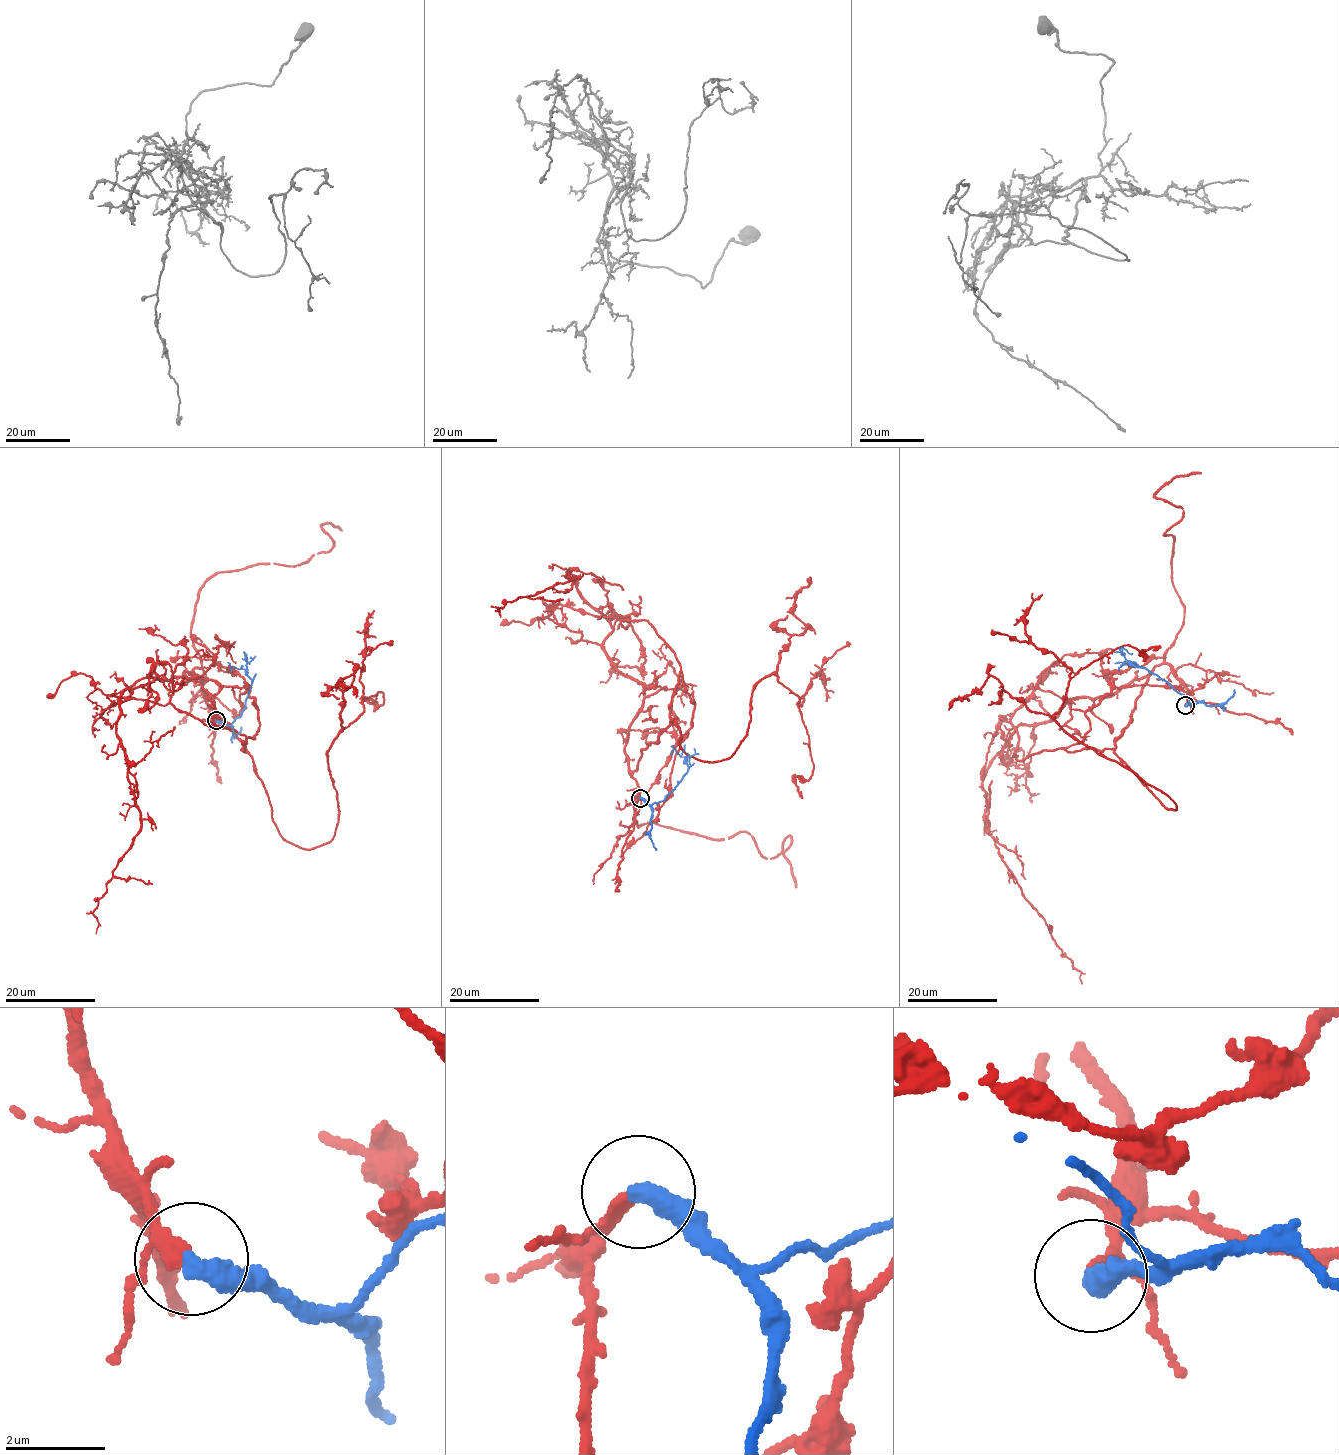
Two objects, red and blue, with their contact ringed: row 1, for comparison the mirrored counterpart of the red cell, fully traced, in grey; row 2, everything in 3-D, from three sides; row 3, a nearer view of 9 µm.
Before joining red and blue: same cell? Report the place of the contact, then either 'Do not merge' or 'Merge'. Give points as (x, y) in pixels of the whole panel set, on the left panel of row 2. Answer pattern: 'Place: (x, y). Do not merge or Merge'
Place: (216, 720). Merge

